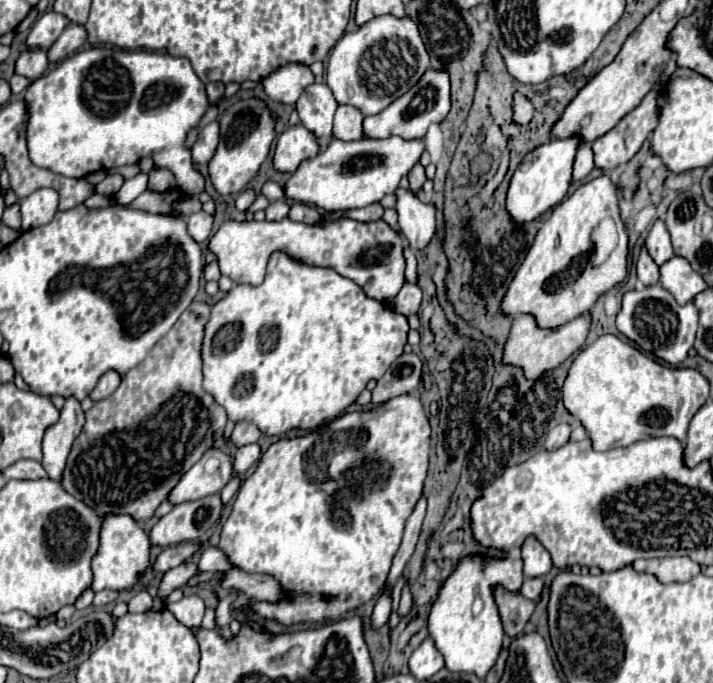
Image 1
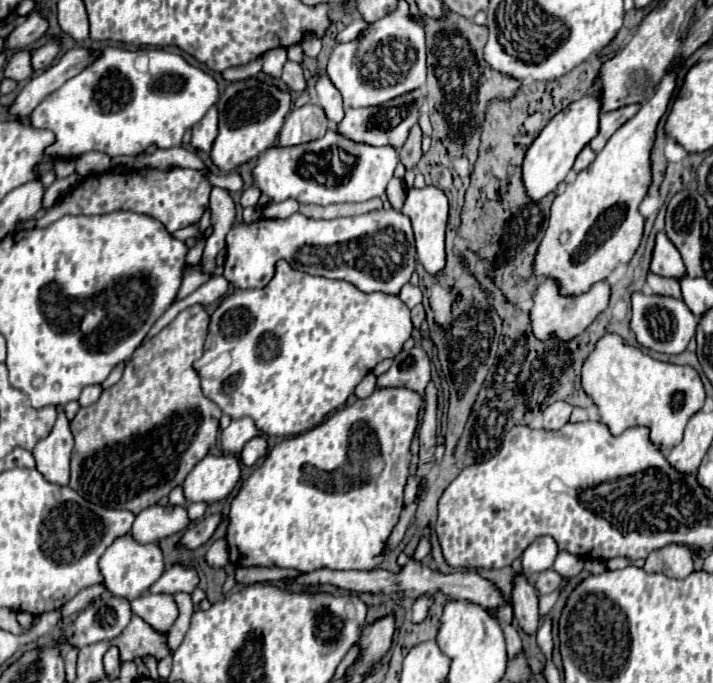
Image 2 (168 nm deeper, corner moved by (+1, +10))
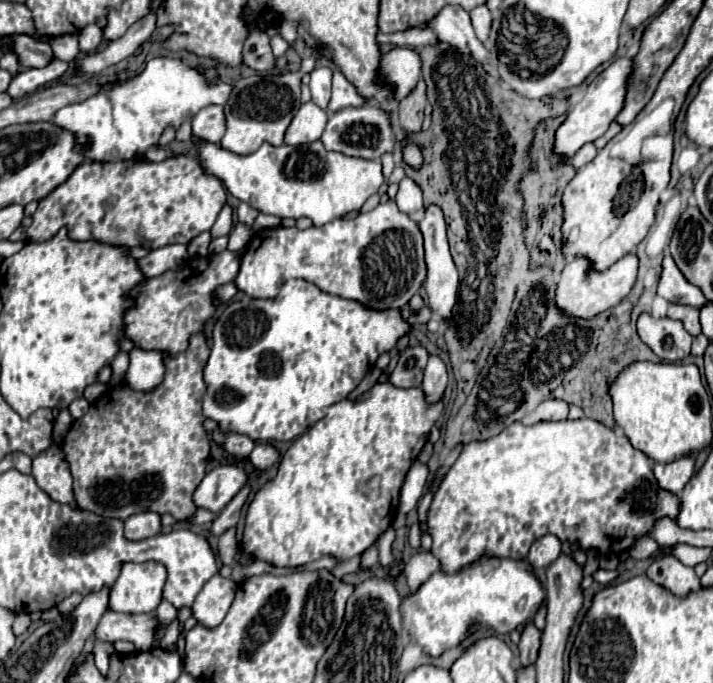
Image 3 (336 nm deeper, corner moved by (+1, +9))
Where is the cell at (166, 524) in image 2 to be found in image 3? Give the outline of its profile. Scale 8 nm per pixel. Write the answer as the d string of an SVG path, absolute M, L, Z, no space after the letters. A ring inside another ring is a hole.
M153 511L135 513L133 517L125 519L125 537L131 541L141 541L147 537L155 537L161 533L161 515Z

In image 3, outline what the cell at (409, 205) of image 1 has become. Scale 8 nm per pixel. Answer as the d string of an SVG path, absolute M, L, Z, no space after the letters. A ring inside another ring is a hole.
M429 205L425 207L423 217L417 221L421 233L423 233L423 247L425 247L425 263L427 263L427 279L425 279L425 289L427 289L427 297L429 297L429 307L433 309L433 313L437 317L443 319L451 319L451 309L457 301L457 287L459 287L459 277L457 277L457 269L455 263L451 259L449 253L449 245L447 245L447 233L445 233L445 219L443 219L443 211L439 205Z

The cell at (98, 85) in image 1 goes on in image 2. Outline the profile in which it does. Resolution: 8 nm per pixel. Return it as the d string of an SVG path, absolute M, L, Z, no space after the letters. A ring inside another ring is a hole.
M101 48L101 58L85 68L81 74L67 80L59 90L49 94L29 116L29 122L35 128L47 128L55 134L55 144L47 148L51 158L77 158L81 154L99 150L115 156L137 156L147 150L151 144L159 148L181 146L185 130L197 124L205 112L219 100L219 86L213 76L201 68L185 62L179 54L167 50L119 50L119 48ZM135 58L147 58L147 70L135 70Z

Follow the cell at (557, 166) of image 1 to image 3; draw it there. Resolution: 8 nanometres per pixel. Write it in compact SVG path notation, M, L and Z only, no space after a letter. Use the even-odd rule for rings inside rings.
M615 59L603 73L599 73L591 85L587 87L583 99L567 113L567 119L557 127L555 131L555 143L553 151L561 157L563 163L569 163L571 157L589 141L601 137L611 121L617 117L617 113L623 107L625 91L627 91L627 75L631 73L631 59Z

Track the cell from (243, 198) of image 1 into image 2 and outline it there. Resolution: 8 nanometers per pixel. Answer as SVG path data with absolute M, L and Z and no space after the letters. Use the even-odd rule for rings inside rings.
M255 186L247 188L247 190L243 192L243 196L241 196L241 206L243 206L243 208L247 208L247 206L253 206L253 208L255 208L259 196L261 196L261 192L259 192Z

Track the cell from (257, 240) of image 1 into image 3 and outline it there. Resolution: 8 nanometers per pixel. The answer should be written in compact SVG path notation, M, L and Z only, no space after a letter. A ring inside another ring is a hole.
M395 201L377 205L375 211L359 213L355 219L333 219L321 227L297 229L281 225L275 229L261 229L261 233L251 237L245 253L241 255L241 267L235 277L235 285L249 297L271 299L279 293L281 285L293 277L311 281L325 293L359 301L369 309L401 309L425 281L423 237L417 223L401 213Z

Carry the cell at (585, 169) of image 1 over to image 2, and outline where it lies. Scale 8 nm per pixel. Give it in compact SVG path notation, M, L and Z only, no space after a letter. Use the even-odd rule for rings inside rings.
M585 146L581 152L579 152L579 156L577 156L577 160L575 160L575 166L573 166L573 172L581 172L581 170L585 170L591 162L595 160L595 152L589 148L589 146Z

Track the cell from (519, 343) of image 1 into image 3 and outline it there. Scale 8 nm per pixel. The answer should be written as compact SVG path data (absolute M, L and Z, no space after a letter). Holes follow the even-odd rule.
M633 253L619 259L605 273L593 273L593 269L589 269L589 263L577 257L577 261L569 261L561 271L561 279L555 289L555 305L561 313L569 317L579 317L589 321L599 313L615 307L631 291L635 277L637 277L637 257Z

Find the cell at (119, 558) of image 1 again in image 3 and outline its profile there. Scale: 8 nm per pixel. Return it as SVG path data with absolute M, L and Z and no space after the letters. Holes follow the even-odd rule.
M159 561L123 563L109 593L109 609L119 613L151 613L163 593L165 565Z

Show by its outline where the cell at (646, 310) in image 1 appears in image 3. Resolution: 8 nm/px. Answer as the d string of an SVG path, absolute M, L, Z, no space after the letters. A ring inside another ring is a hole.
M649 313L639 315L637 333L641 341L647 343L665 361L681 361L687 357L693 341L681 321L669 317L657 319Z

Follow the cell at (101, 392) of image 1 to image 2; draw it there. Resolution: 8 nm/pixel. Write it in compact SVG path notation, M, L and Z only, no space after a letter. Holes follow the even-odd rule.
M87 386L87 388L81 392L79 404L81 404L81 406L89 406L89 404L97 402L99 396L101 396L101 386Z

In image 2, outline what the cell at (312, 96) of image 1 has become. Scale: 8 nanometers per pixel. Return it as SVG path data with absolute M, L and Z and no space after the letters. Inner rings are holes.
M287 60L283 66L283 74L281 80L291 88L291 90L305 90L305 78L303 78L303 70L297 62Z

